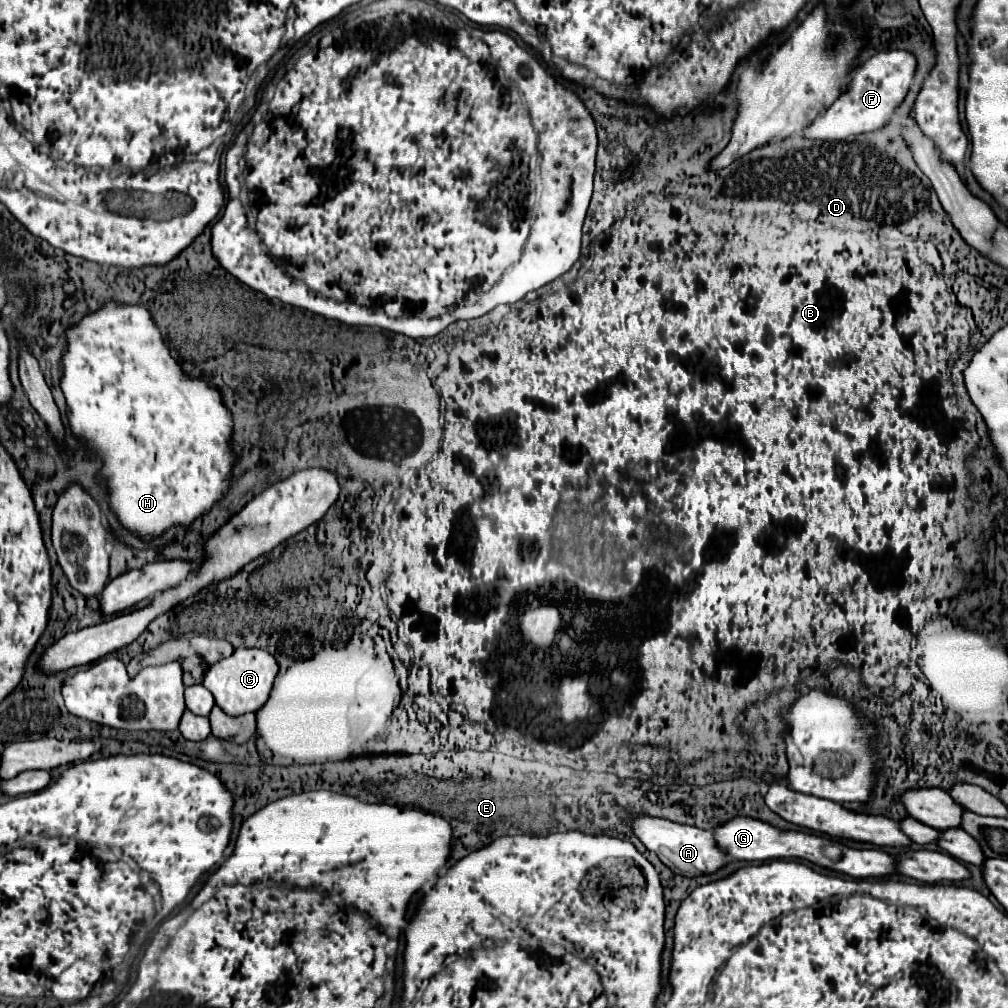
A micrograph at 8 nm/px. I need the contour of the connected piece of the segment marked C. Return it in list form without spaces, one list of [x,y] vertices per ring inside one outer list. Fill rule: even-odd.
[[[237,648],[231,656],[219,660],[207,670],[203,686],[211,690],[217,706],[221,706],[223,712],[231,716],[239,716],[245,712],[257,712],[267,702],[277,672],[279,672],[279,664],[275,656],[271,656],[267,650]]]

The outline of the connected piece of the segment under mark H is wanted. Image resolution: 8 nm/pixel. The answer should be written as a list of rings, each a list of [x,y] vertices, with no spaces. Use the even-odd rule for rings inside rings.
[[[105,304],[103,310],[83,318],[75,328],[69,330],[67,334],[69,338],[69,348],[63,356],[63,380],[61,380],[61,390],[65,394],[67,406],[69,406],[69,424],[71,430],[89,440],[89,448],[103,460],[103,470],[101,476],[107,480],[111,496],[111,508],[113,512],[119,516],[119,522],[123,526],[127,526],[129,530],[133,530],[135,534],[139,534],[139,538],[143,538],[145,542],[151,542],[153,538],[159,538],[169,526],[181,524],[181,526],[189,526],[197,516],[205,514],[211,510],[211,506],[223,496],[223,492],[229,486],[229,472],[233,462],[237,460],[235,454],[231,454],[229,450],[229,438],[231,438],[231,416],[227,412],[227,408],[221,402],[221,394],[217,388],[213,388],[211,384],[203,382],[203,380],[191,380],[189,376],[185,376],[179,368],[179,364],[171,358],[169,348],[165,346],[157,326],[153,324],[151,314],[143,308],[143,306],[119,306],[119,304]]]

